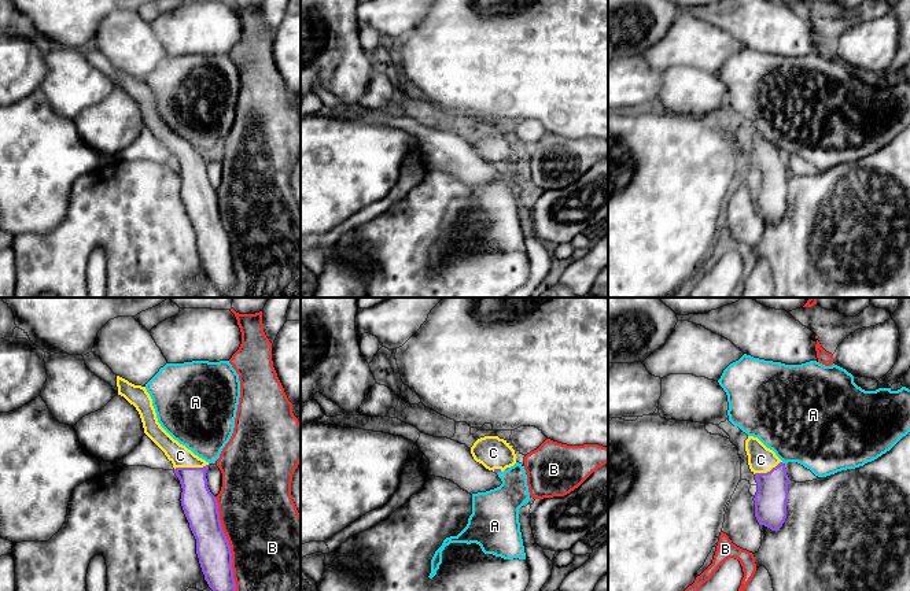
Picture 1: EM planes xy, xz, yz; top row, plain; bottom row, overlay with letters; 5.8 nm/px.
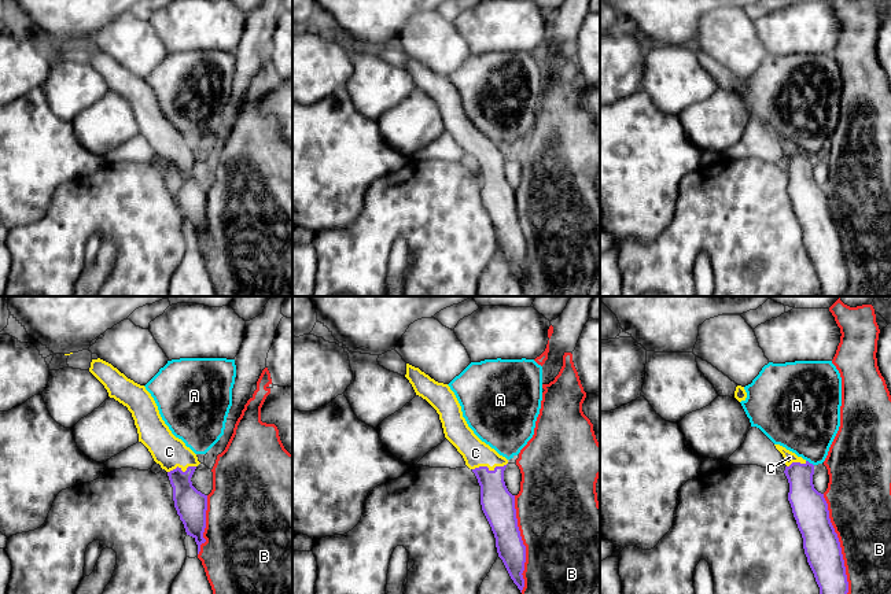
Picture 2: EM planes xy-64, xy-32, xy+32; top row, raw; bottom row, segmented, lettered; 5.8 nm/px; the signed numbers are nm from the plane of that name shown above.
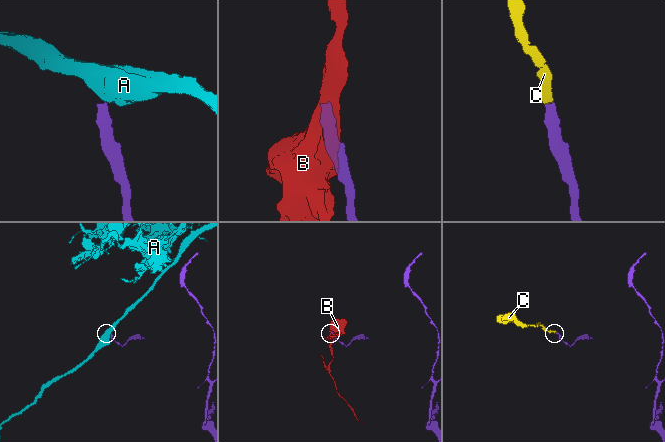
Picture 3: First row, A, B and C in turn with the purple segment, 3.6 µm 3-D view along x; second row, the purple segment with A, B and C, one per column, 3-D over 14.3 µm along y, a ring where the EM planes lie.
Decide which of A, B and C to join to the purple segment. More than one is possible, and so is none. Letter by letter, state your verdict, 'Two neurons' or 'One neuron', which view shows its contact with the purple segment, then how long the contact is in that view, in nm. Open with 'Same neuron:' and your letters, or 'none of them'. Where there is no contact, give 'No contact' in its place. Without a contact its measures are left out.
Same neuron: C
A: Two neurons. Touches purple in xz. Shared border 40 nm
B: Two neurons. Touches purple in xy. Shared border 650 nm
C: One neuron. Touches purple in xy. Shared border 220 nm

